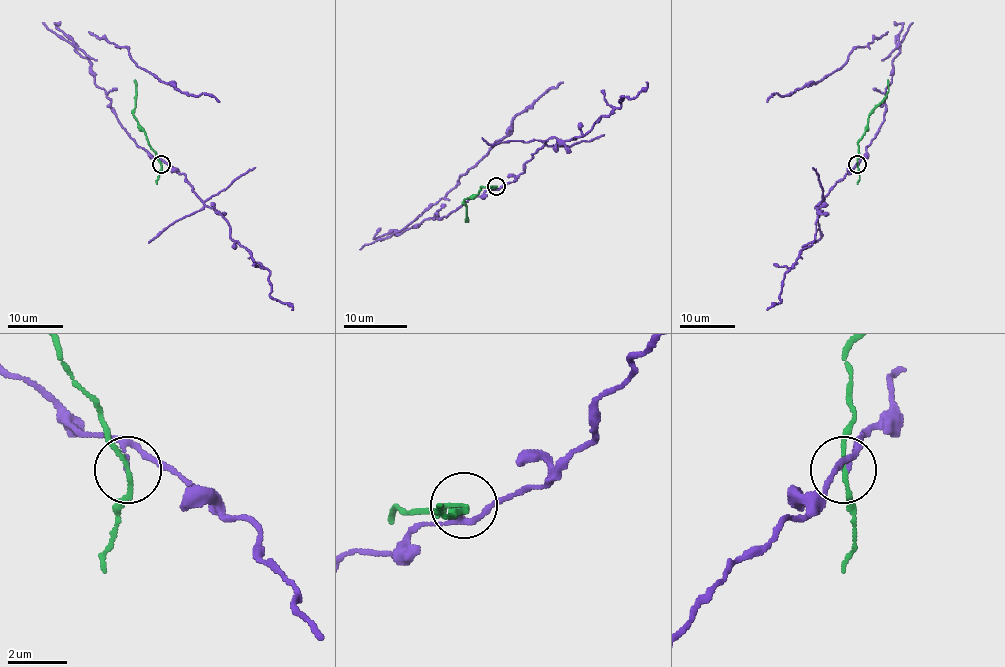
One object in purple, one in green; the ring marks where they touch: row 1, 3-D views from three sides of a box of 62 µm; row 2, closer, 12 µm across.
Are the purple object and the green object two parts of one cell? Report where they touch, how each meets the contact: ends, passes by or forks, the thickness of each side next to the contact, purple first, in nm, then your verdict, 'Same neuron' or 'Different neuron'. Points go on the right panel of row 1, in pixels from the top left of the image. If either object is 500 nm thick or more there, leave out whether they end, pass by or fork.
Place: (857, 164). At the ring purple passes by. At the ring green passes by. Thickness 80 nm (purple) against 130 nm. Different neuron

